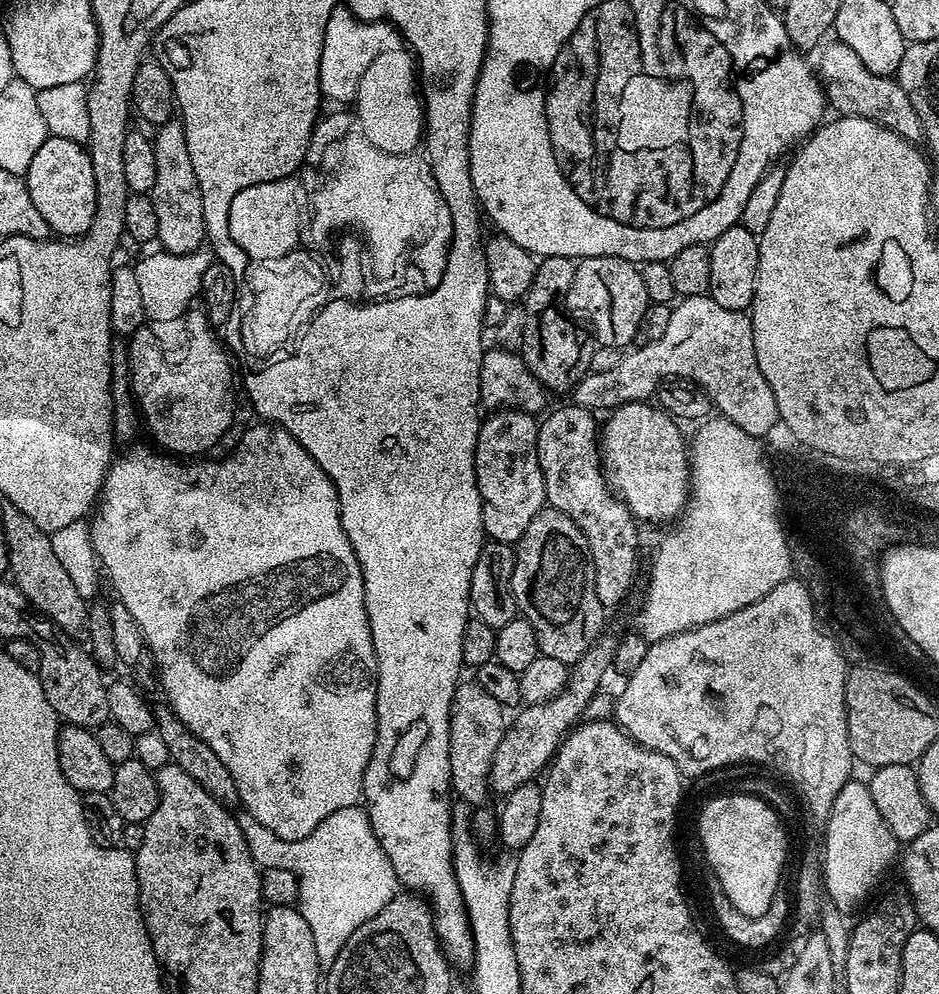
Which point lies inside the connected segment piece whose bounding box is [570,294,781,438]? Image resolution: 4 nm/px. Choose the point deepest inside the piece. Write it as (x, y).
(713, 347)

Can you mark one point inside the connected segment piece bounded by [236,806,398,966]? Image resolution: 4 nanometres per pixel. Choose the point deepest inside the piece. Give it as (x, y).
(345, 878)

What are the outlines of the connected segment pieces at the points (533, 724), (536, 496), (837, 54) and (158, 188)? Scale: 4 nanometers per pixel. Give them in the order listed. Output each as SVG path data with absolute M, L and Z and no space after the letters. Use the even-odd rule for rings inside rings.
M607 638L593 644L581 660L571 665L568 681L557 696L546 702L524 704L513 720L511 717L502 734L502 742L498 742L498 750L494 750L494 762L488 775L488 787L495 795L497 792L497 797L503 798L518 790L518 786L533 783L547 769L565 736L581 723L586 702L590 702L595 692L601 691L600 679L604 671L609 671L613 647L613 641Z
M517 408L483 417L474 454L474 470L482 501L482 522L489 541L515 545L526 534L530 518L545 507L542 466L538 462L538 420Z
M839 42L831 43L825 43L819 49L821 52L818 75L824 86L827 103L831 107L833 104L839 115L864 116L868 120L873 120L894 130L894 134L898 134L902 138L913 142L923 141L922 118L918 118L918 110L914 110L914 102L910 102L910 98L906 94L906 90L902 90L899 80L890 76L879 76L866 70L866 66L862 66L858 54L854 54L854 50L850 50L850 46Z
M171 118L155 129L151 138L154 146L154 186L151 190L154 214L158 214L159 247L176 256L190 254L205 243L204 207L198 174L194 174L194 162L190 162L190 150L186 146L184 125L179 119Z

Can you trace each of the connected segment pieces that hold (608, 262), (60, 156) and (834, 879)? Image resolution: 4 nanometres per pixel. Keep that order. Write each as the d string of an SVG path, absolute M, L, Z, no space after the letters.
M585 256L577 263L566 308L573 317L581 321L588 320L584 322L597 345L624 350L633 343L632 339L637 339L649 303L646 286L637 265L613 256Z
M49 135L30 162L26 183L38 214L46 218L57 237L80 238L90 230L96 217L98 178L83 143Z
M849 779L838 798L834 798L822 831L824 890L827 899L841 910L862 903L883 878L884 871L898 860L898 842L890 826L886 826L882 814L878 814L878 806L874 806L874 798L870 798L867 783L856 779Z

